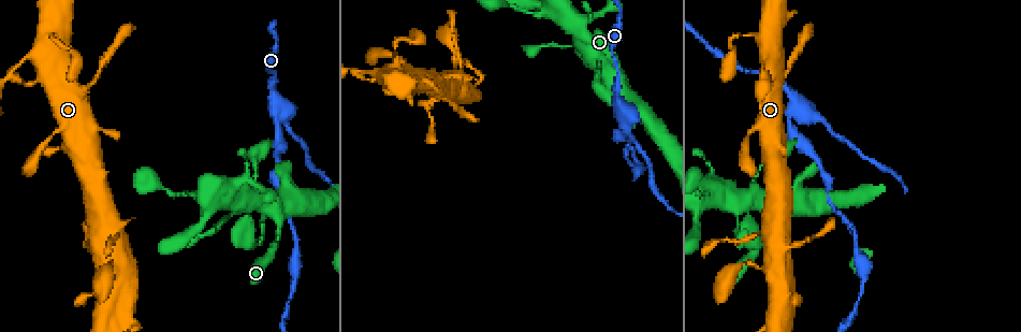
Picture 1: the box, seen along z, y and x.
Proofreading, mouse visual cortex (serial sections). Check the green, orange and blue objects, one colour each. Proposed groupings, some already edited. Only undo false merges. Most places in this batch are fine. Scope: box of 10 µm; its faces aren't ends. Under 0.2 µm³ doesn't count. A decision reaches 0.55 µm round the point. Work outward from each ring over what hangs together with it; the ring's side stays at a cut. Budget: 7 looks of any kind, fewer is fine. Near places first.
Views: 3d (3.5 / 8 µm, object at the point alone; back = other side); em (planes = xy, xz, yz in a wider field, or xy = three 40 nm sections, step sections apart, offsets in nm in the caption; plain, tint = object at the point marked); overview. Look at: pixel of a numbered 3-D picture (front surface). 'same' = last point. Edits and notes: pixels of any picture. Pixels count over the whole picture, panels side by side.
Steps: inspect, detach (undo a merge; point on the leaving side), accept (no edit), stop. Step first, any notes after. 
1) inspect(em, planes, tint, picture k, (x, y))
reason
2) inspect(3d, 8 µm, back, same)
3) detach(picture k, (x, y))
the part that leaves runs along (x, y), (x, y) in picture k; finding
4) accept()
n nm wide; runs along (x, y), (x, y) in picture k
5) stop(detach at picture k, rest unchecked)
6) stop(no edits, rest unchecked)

inspect(3d, 3.5 µm, picture 1, (770, 273))
abrupt turn

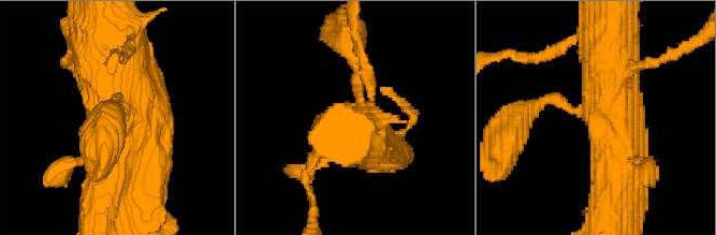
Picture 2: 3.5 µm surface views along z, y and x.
inspect(em, xy, step 2, tint, picture 2, (596, 120))

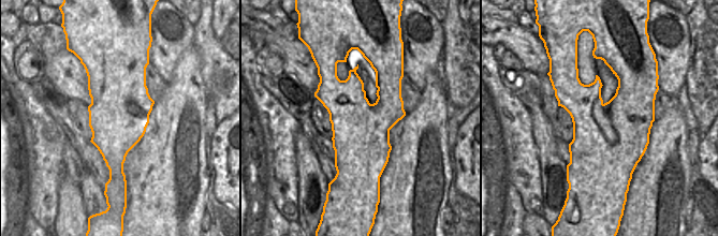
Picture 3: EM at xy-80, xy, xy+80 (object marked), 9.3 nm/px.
inspect(em, planes, tint, same)
cut it another way

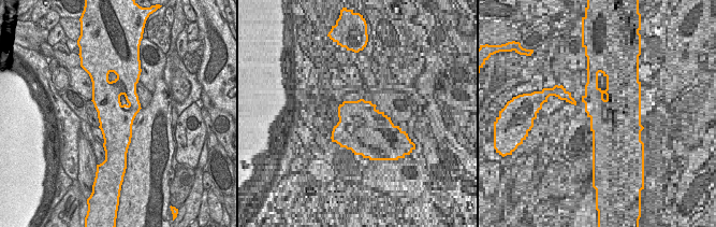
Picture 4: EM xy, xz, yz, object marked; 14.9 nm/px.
accept()
continuous, no second cell

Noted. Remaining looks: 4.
inspect(3d, 3.5 µm, picture 1, (748, 198))
three-way junction

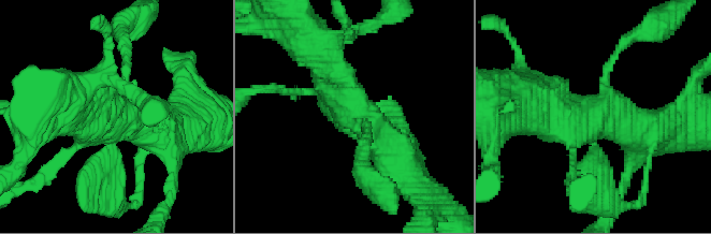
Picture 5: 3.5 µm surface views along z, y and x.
inspect(em, xy, step 3, tint, picture 5, (588, 117))

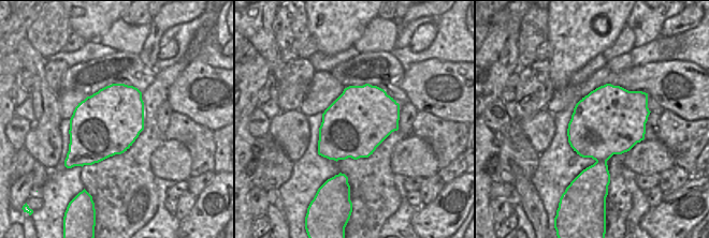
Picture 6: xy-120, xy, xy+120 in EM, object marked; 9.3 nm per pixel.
accept()
runs along (401, 158), (383, 147), (312, 50) in picture 5; one cell here

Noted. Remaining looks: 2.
stop(no edits, rest unchecked)

